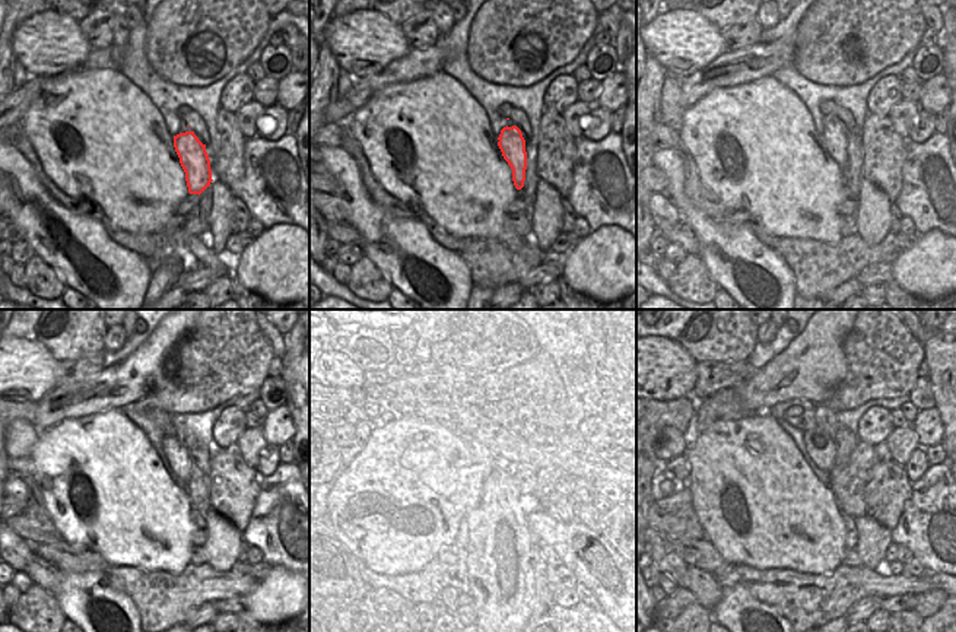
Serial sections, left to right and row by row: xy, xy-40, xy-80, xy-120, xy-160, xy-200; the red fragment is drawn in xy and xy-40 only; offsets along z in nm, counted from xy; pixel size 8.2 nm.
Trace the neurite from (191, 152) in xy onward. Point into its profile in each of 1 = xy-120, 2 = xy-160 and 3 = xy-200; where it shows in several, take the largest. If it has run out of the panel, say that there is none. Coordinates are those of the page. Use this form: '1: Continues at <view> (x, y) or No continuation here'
1: Continues at xy-120 (177, 454)
2: Continues at xy-160 (496, 448)
3: Continues at xy-200 (819, 445).

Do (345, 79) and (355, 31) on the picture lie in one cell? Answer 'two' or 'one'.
two

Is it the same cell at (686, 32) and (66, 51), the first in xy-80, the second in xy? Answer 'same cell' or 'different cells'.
same cell

